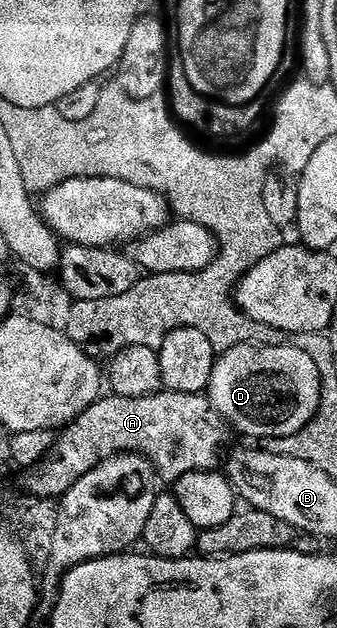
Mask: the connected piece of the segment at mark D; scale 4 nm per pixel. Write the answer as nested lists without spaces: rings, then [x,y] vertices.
[[[242,345],[232,347],[214,362],[207,398],[234,432],[242,431],[243,434],[250,435],[258,441],[282,439],[299,433],[312,424],[321,404],[321,378],[315,361],[307,357],[303,349],[295,349],[292,345],[284,347]]]

